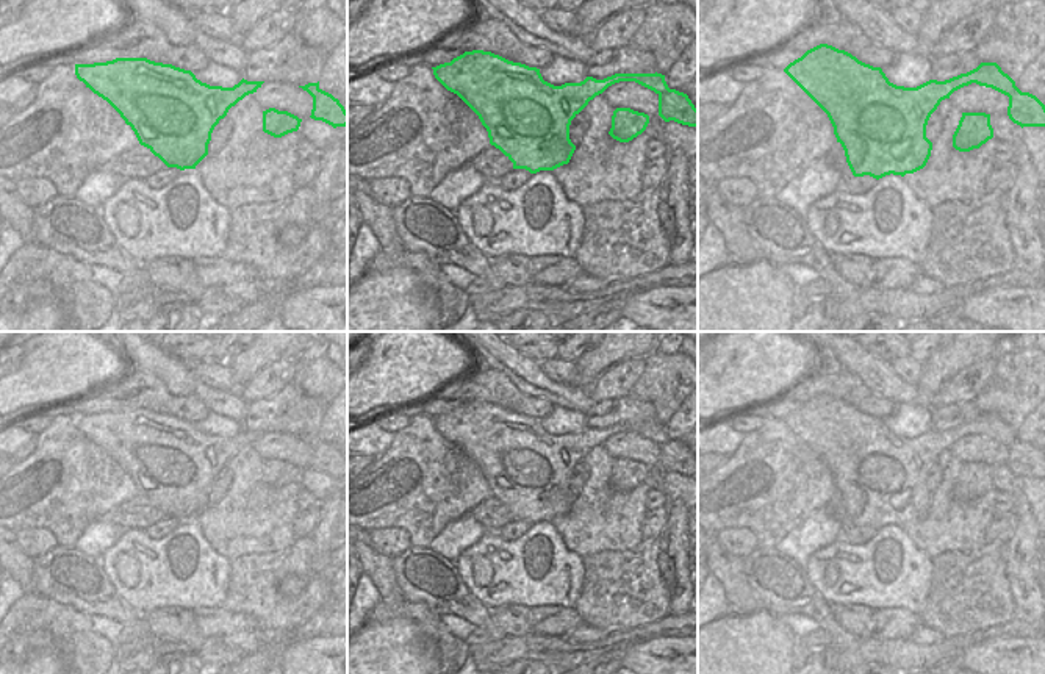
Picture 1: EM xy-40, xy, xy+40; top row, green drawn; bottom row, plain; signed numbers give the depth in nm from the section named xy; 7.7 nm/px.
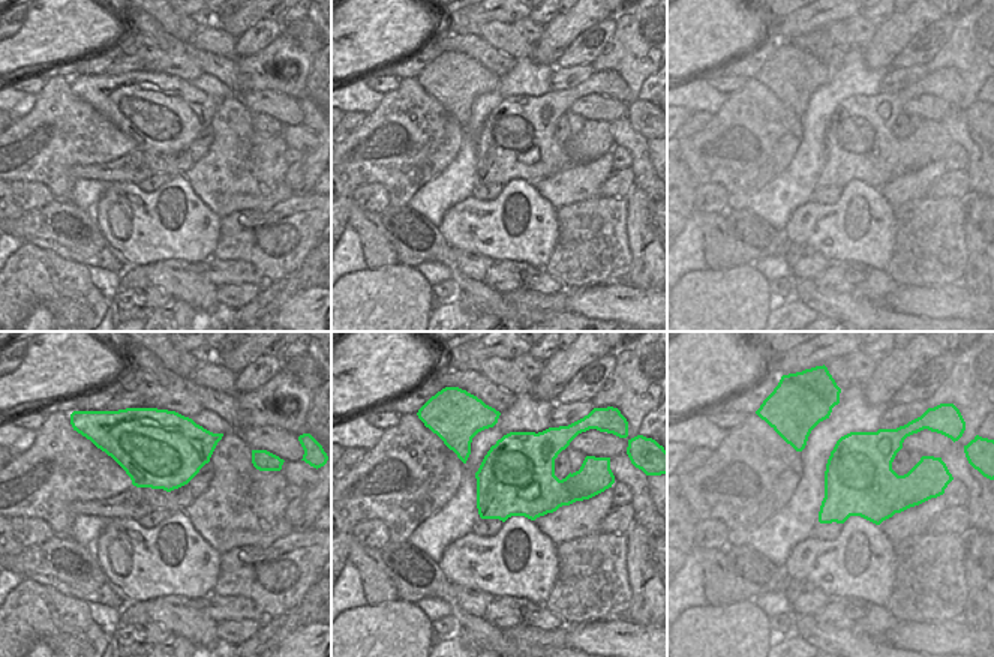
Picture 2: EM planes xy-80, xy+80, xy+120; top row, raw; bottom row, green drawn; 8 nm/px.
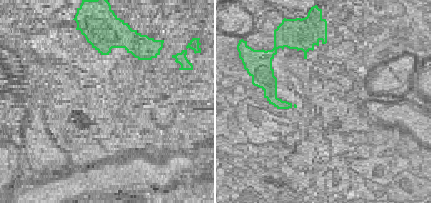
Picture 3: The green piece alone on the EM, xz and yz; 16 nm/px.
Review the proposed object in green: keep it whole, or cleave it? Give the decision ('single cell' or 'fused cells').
single cell

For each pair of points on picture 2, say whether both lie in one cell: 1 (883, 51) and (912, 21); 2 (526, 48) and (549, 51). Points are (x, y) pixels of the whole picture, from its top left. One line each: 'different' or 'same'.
1: same
2: different

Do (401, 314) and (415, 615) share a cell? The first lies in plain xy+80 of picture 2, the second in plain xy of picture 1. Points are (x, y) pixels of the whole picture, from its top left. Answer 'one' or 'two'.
two

